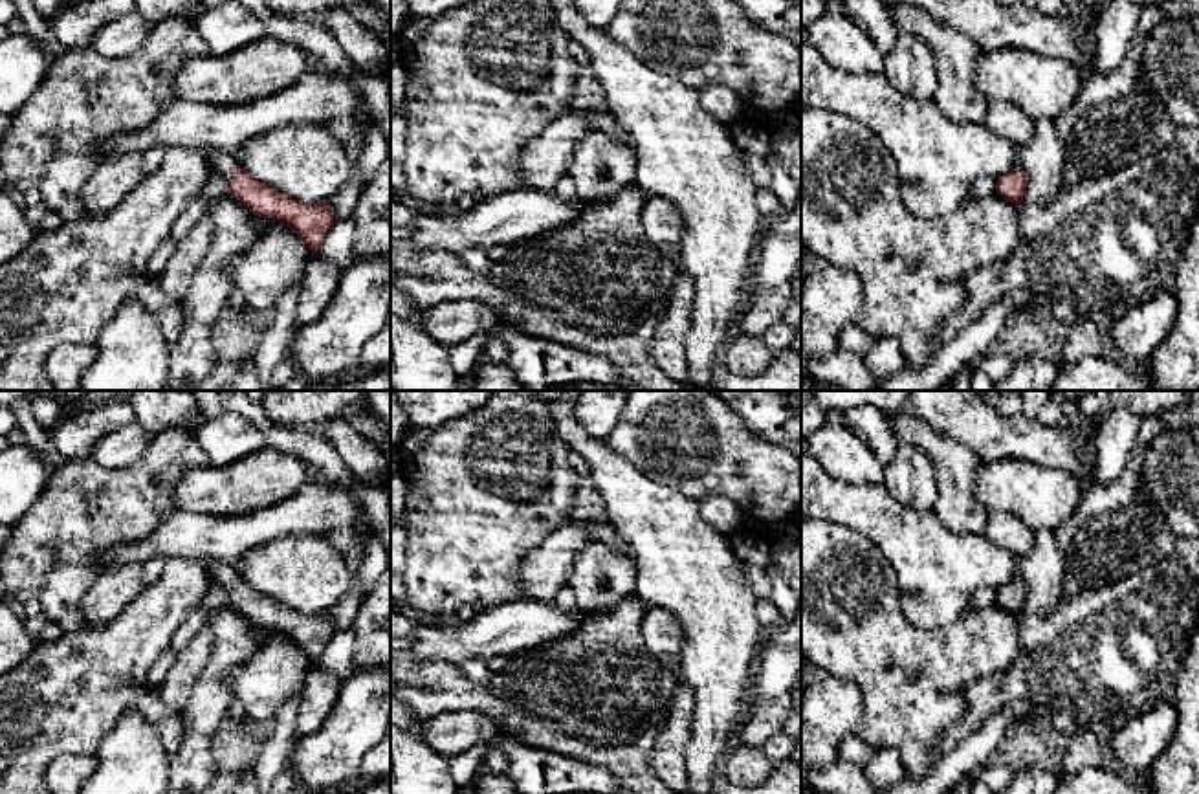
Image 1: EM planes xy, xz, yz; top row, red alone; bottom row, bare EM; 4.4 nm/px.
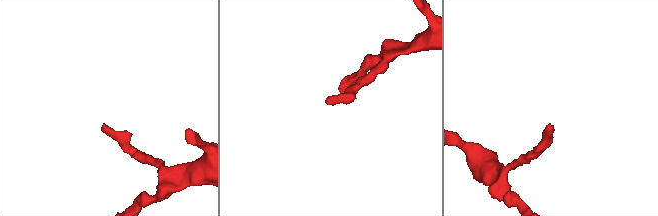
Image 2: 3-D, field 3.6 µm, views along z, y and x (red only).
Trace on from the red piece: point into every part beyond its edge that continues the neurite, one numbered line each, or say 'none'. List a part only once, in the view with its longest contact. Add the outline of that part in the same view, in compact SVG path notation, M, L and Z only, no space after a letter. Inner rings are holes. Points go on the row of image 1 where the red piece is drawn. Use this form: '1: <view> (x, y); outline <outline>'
1: xy (220, 162); outline M209 150L207 158L213 174L222 174L226 180L231 178L235 167L238 165L235 154L227 150Z

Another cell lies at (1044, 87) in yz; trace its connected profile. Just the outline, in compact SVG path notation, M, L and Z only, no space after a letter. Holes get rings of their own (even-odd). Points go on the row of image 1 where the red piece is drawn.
M1019 48L979 50L974 83L988 101L1019 106L1030 119L1056 121L1082 92L1084 73Z

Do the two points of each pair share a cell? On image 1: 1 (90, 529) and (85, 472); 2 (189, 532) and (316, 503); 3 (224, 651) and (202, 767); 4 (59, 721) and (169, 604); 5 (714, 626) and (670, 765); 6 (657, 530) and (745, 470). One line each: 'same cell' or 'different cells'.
1: same cell
2: same cell
3: same cell
4: same cell
5: different cells
6: different cells

